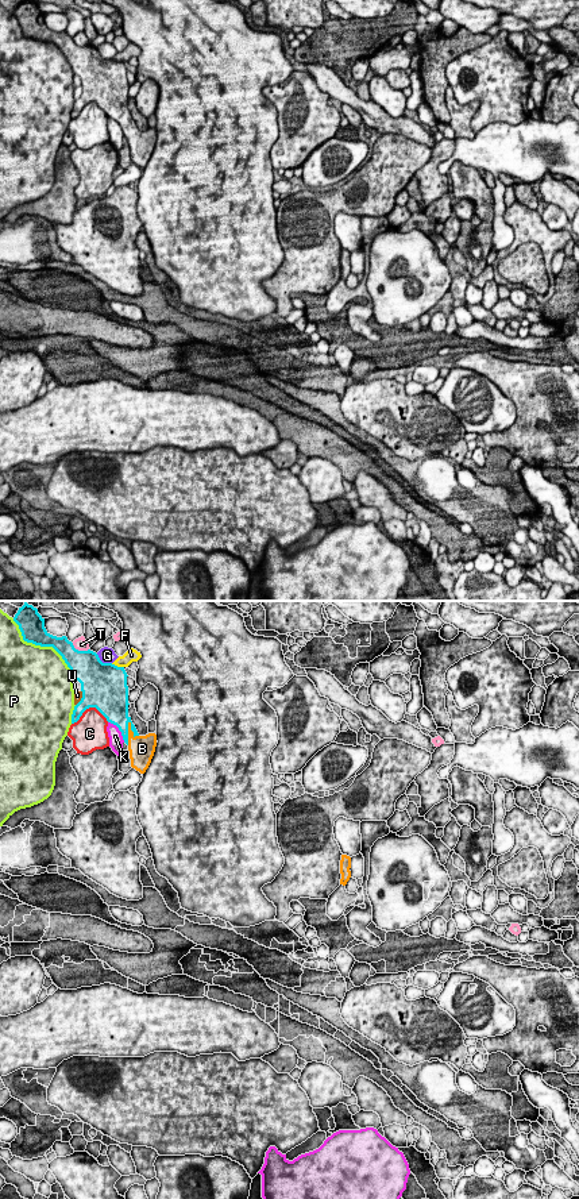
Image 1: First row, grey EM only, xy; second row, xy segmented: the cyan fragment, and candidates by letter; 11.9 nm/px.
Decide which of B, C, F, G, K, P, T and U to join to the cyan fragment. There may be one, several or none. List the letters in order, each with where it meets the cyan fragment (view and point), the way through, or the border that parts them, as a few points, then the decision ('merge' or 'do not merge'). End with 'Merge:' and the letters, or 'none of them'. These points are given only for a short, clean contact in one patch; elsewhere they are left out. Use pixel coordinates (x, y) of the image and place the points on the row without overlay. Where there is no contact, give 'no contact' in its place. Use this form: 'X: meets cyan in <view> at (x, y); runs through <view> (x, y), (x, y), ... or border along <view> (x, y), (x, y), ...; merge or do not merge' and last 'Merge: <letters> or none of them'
B: meets cyan in xy at (127, 128); merge
C: meets cyan in xy at (89, 101); do not merge
F: meets cyan in xy at (116, 61); do not merge
G: meets cyan in xy at (101, 57); do not merge
K: meets cyan in xy at (119, 124); do not merge
P: meets cyan in xy at (43, 41); do not merge
T: meets cyan in xy at (80, 46); do not merge
U: meets cyan in xy at (81, 93); do not merge
Merge: B

